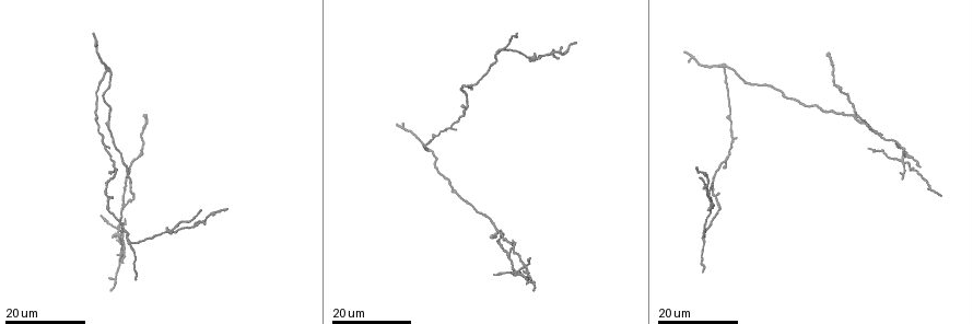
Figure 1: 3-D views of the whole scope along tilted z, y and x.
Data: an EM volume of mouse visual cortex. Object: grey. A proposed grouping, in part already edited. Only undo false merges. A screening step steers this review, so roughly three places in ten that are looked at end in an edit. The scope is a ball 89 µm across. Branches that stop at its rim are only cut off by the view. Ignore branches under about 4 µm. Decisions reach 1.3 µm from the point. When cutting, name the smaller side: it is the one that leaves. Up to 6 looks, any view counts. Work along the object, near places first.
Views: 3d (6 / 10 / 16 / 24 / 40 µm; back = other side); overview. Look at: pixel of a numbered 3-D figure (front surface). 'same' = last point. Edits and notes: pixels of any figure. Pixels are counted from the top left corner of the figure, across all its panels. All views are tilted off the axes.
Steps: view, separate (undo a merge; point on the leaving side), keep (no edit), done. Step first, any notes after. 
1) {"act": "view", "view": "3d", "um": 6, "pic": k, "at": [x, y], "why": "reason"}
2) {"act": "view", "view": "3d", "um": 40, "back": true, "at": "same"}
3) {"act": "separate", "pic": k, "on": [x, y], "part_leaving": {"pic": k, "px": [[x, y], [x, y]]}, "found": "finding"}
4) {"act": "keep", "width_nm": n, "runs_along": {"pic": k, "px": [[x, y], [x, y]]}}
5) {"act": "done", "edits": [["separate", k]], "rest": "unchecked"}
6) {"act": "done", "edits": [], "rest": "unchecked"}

{"act": "view", "view": "3d", "um": 16, "pic": 1, "at": [130, 241], "why": "a fork"}

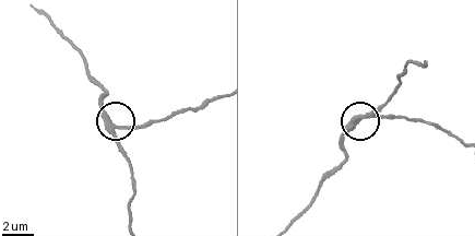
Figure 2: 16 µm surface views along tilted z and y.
{"act": "view", "view": "3d", "um": 6, "pic": 2, "at": [116, 126]}

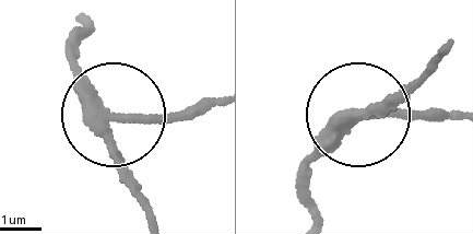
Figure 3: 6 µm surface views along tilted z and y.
{"act": "view", "view": "3d", "um": 6, "back": true, "pic": 3, "at": [117, 116]}

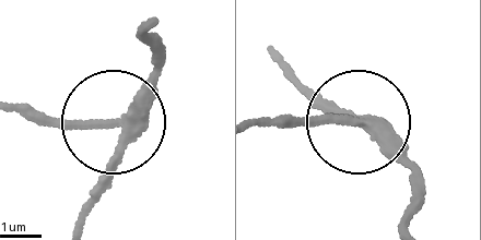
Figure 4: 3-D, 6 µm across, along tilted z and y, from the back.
{"act": "keep", "width_nm": 260, "found": "continuous, no second cell"}

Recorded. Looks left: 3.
{"act": "view", "view": "3d", "um": 16, "pic": 1, "at": [107, 120], "why": "thick turns thin"}

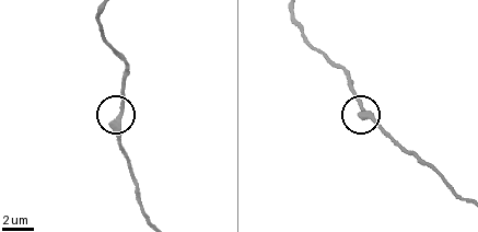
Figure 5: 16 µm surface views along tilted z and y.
{"act": "view", "view": "3d", "um": 6, "pic": 5, "at": [365, 107]}

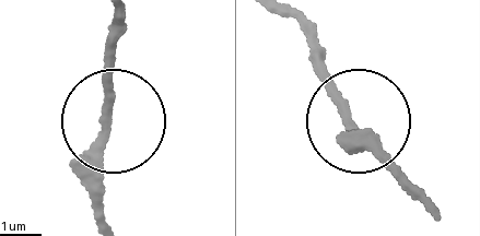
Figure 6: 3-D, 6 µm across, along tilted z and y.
{"act": "keep", "runs_along": {"pic": 6, "px": [[301, 19], [320, 80], [381, 158]]}, "found": "continuous, no second cell"}

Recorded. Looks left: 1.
{"act": "done", "edits": [], "rest": "unchecked"}

